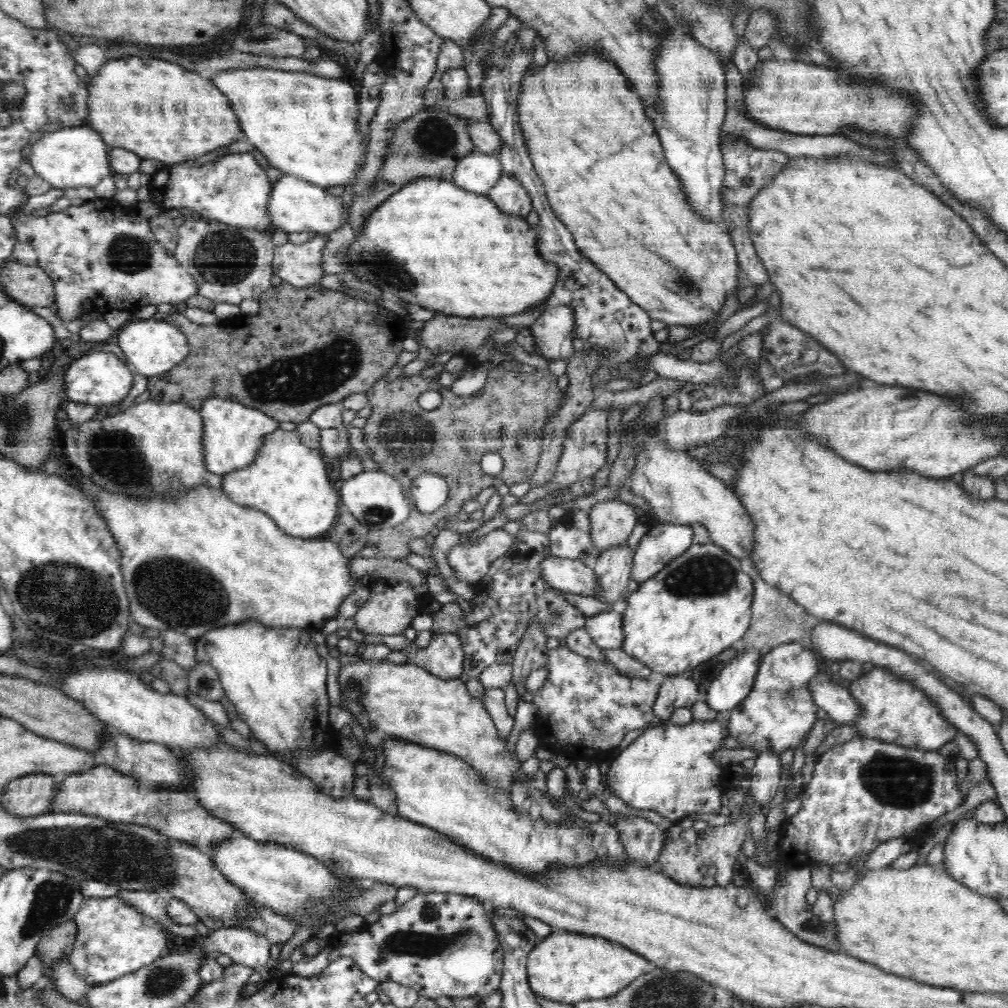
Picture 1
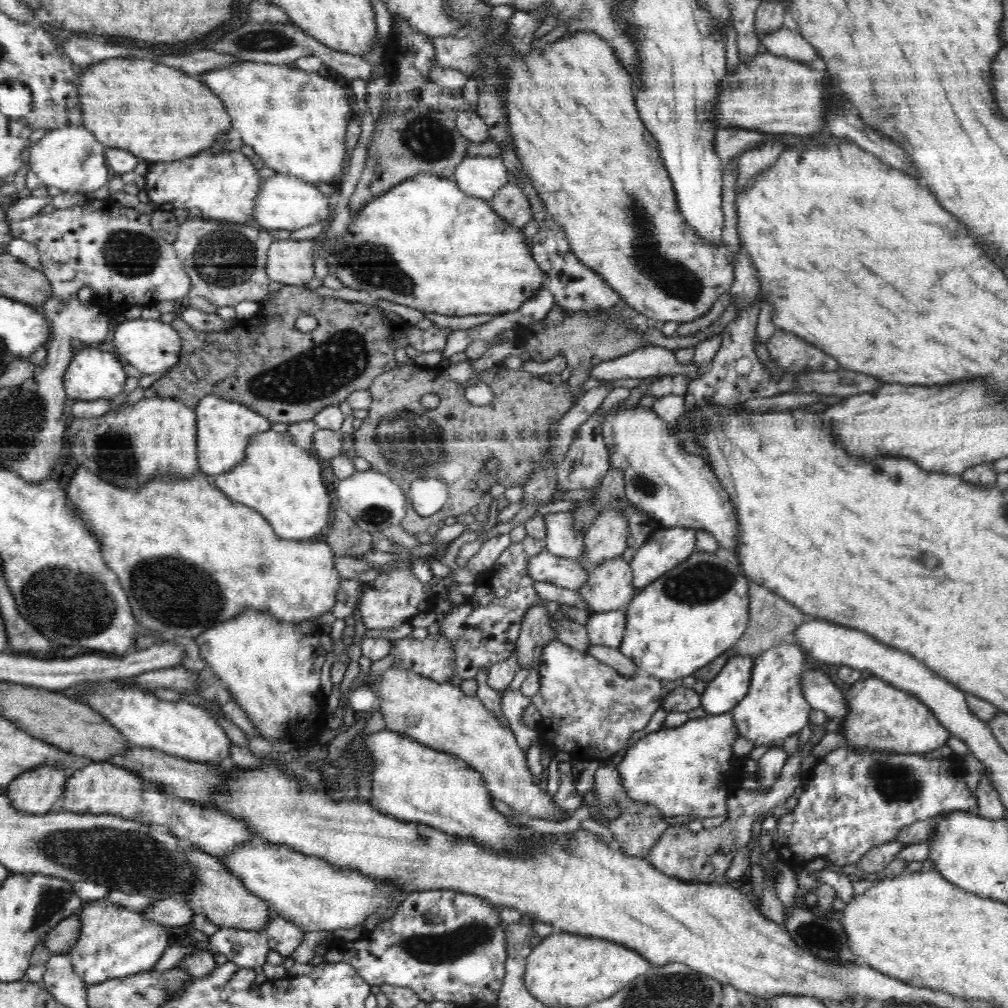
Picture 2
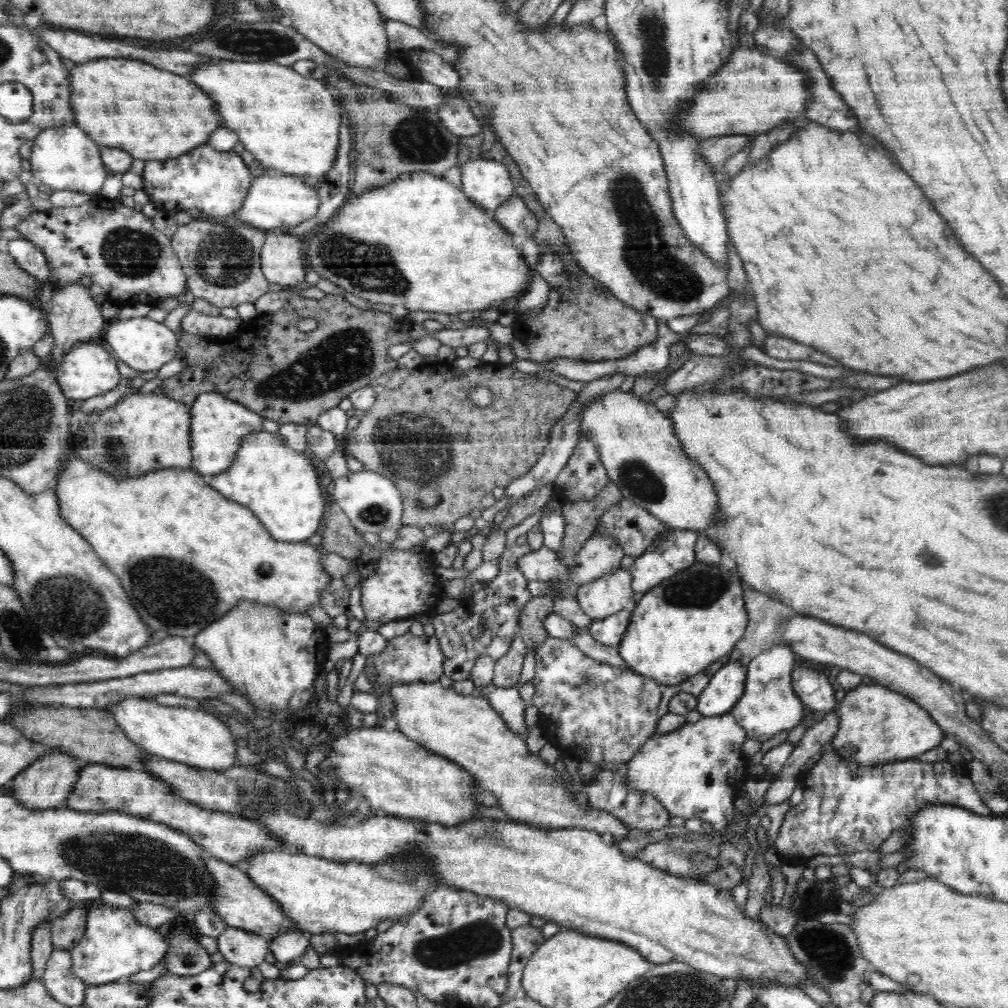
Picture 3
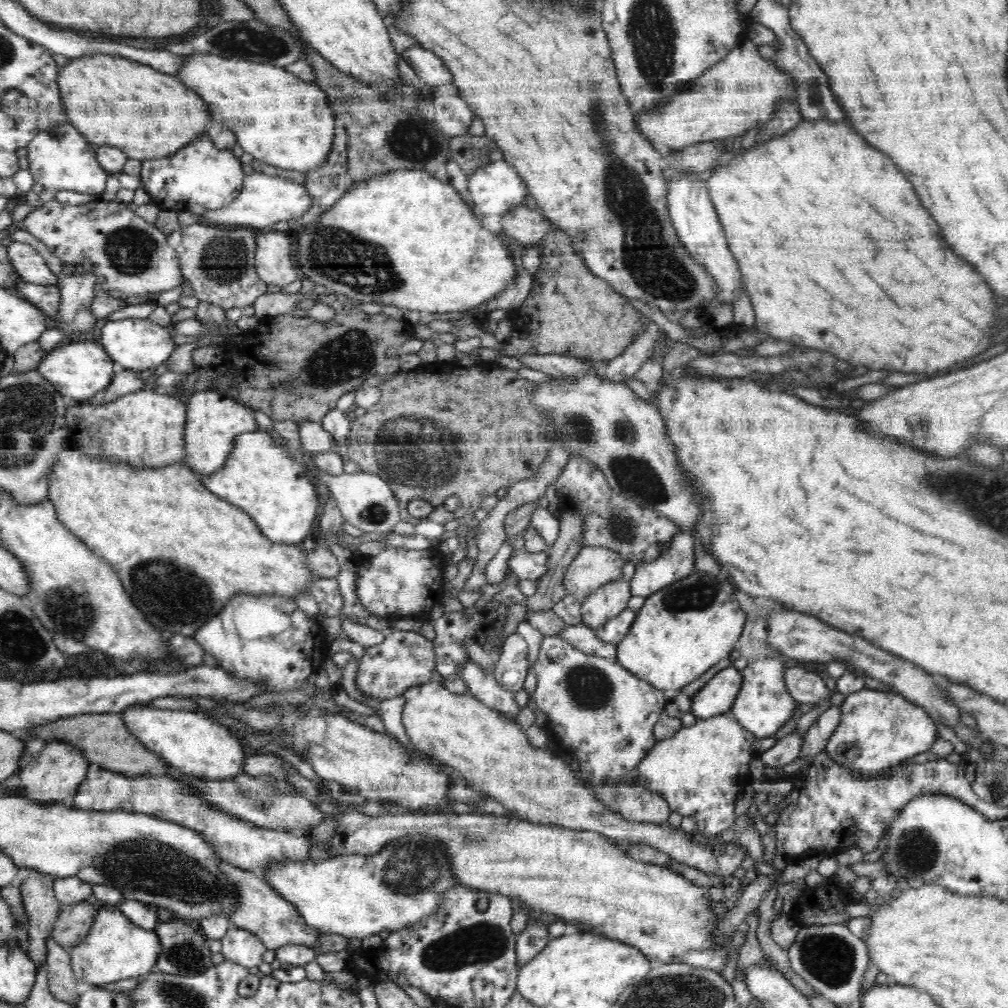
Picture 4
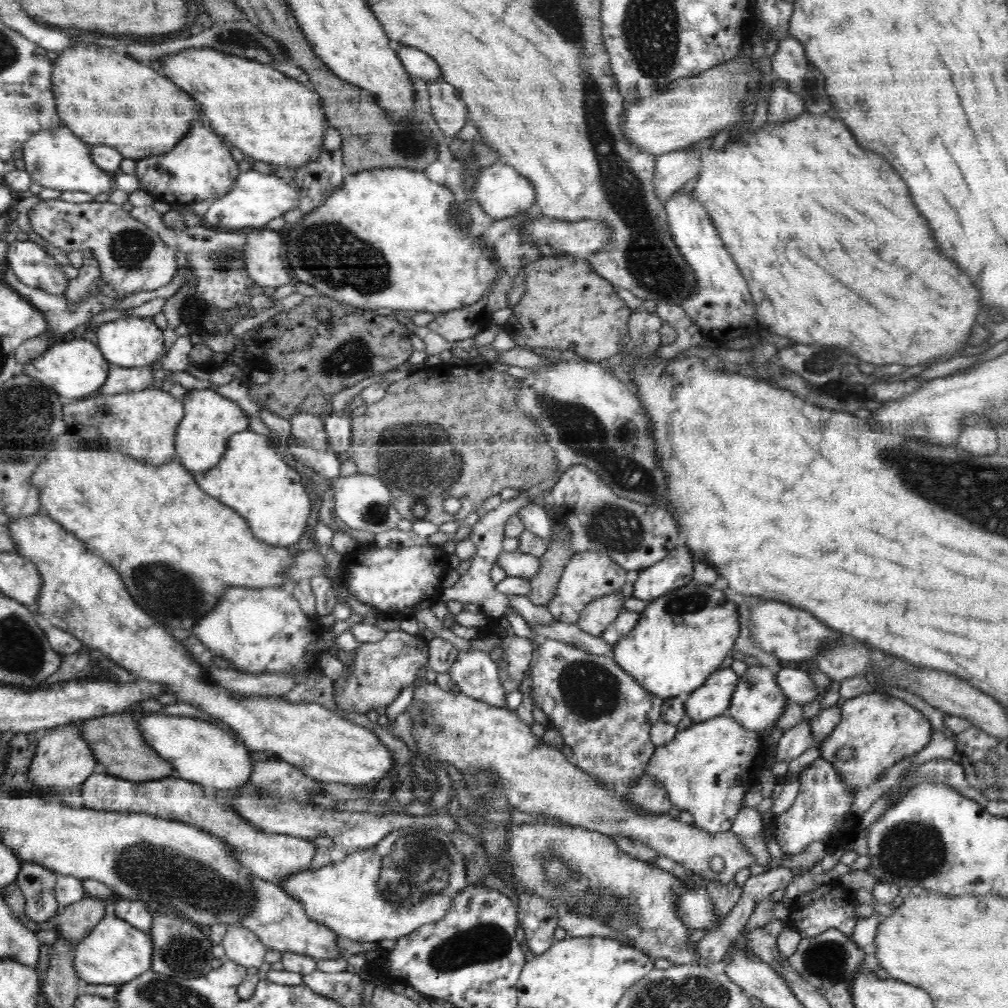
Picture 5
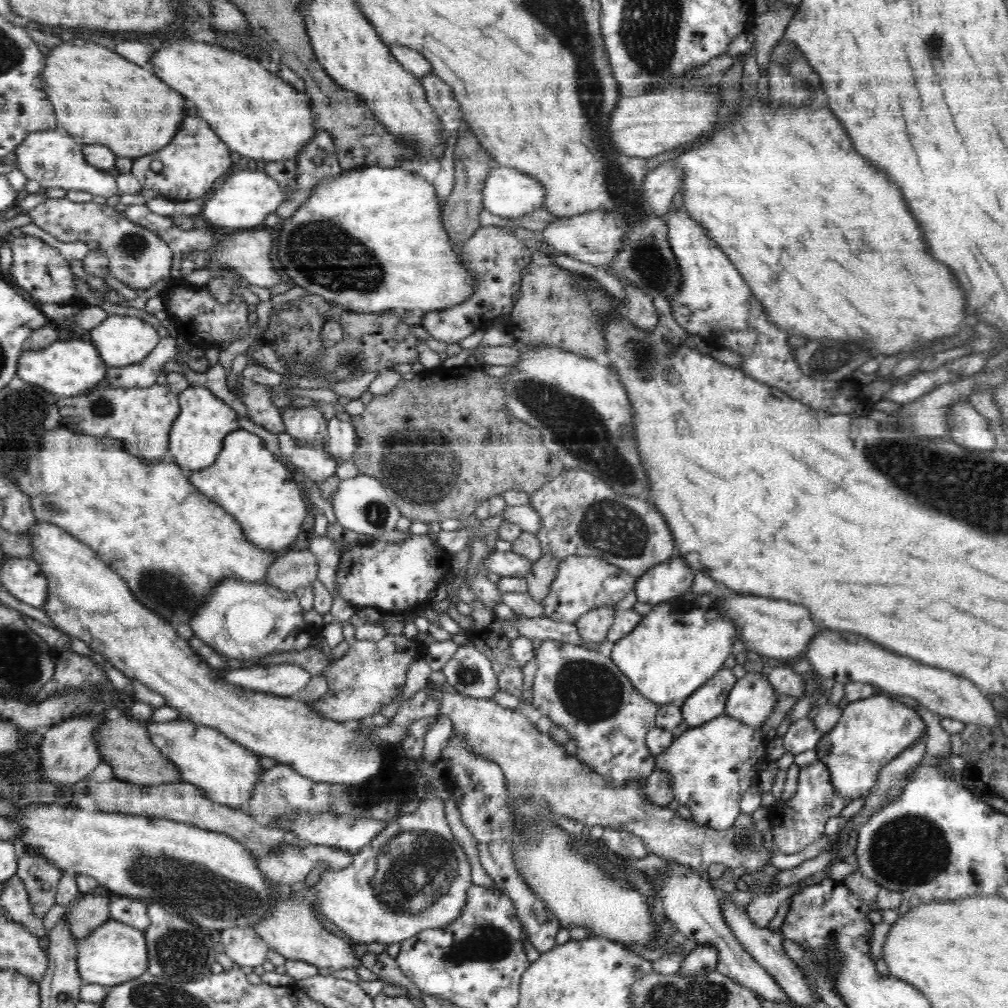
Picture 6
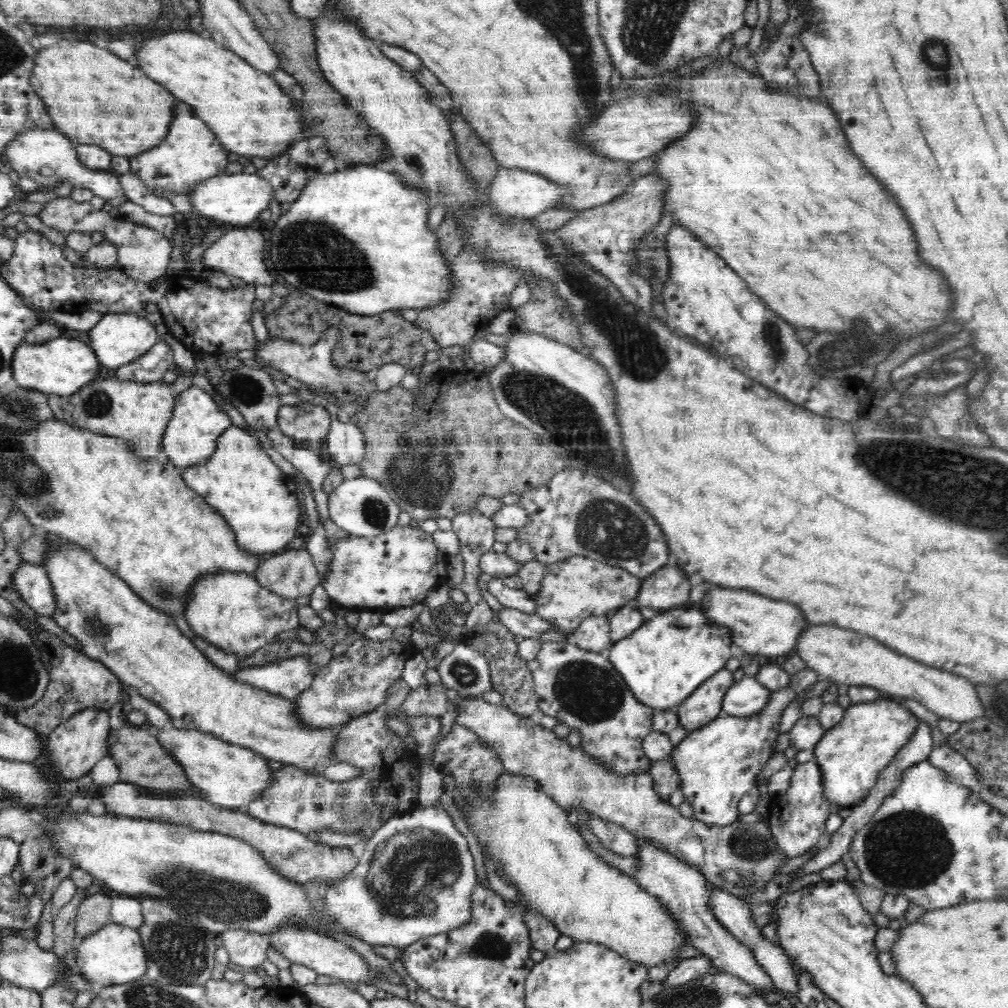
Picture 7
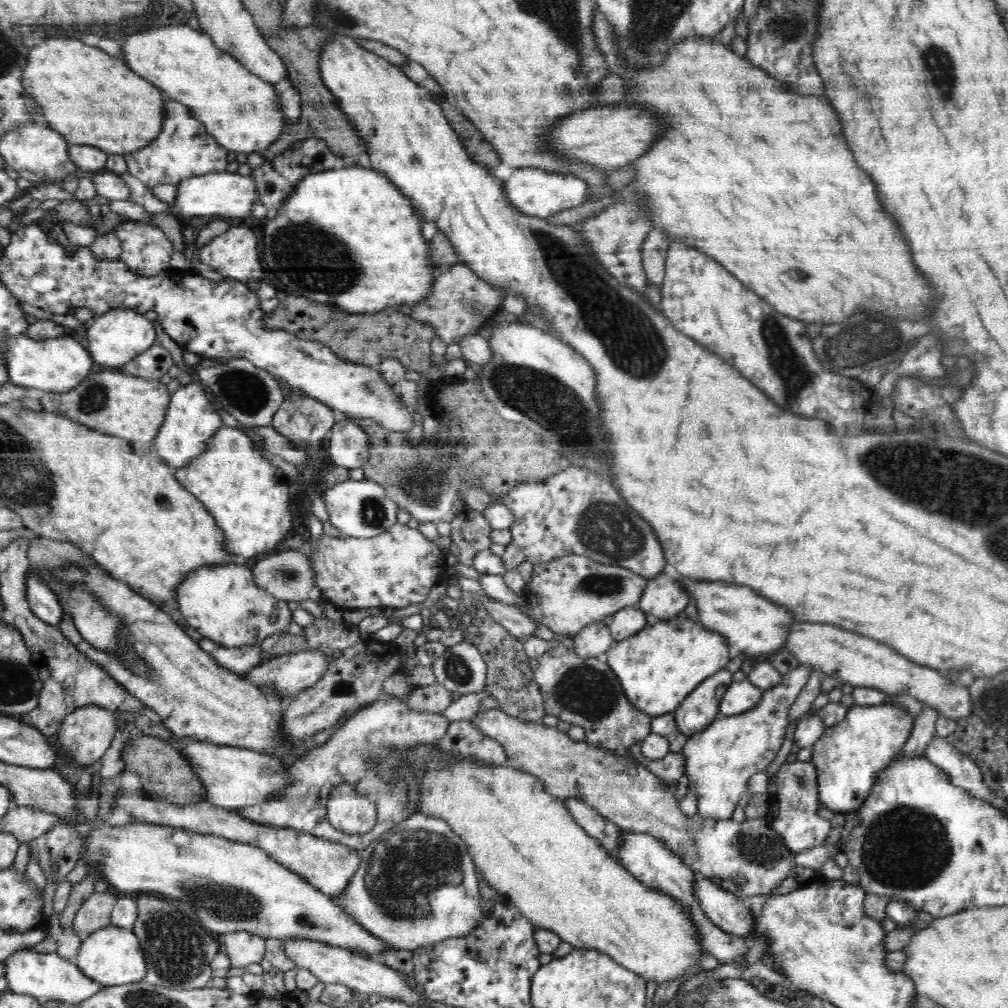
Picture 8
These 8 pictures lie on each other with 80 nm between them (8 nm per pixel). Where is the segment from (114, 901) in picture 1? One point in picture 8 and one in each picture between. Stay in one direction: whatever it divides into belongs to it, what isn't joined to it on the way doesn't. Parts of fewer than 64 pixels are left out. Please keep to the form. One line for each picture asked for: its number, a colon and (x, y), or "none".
2: (114, 942)
3: (115, 945)
4: (115, 948)
5: (115, 952)
6: (115, 952)
7: (114, 955)
8: (112, 955)

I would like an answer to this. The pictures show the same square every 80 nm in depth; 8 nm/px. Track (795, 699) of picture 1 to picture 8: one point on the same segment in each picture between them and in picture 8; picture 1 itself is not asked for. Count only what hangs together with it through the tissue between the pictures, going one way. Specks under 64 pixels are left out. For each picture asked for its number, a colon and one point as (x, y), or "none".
2: (775, 707)
3: (768, 705)
4: (763, 705)
5: (758, 702)
6: (752, 699)
7: (745, 698)
8: (741, 696)

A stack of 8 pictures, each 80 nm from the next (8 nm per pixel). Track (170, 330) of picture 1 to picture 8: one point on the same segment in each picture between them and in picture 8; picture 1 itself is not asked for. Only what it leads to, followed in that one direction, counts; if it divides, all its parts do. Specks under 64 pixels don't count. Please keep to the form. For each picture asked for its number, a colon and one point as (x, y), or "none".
2: (151, 346)
3: (145, 345)
4: (138, 344)
5: (127, 342)
6: (121, 340)
7: (119, 338)
8: (117, 336)

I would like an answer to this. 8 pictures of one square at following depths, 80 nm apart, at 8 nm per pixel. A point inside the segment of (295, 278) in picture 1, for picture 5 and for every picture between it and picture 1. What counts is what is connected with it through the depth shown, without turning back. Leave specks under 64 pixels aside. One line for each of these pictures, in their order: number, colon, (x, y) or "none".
2: (289, 262)
3: (282, 255)
4: (274, 261)
5: (261, 253)

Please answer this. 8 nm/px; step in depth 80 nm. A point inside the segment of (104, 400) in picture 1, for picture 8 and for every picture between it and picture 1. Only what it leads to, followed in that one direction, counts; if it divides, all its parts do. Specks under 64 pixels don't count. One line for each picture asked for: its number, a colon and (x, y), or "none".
2: (93, 374)
3: (85, 371)
4: (78, 369)
5: (76, 368)
6: (67, 368)
7: (61, 366)
8: (58, 364)

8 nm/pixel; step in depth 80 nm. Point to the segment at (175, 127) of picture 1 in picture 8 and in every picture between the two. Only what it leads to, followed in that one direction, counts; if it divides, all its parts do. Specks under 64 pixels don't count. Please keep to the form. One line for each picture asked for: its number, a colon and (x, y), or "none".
2: (158, 114)
3: (152, 114)
4: (113, 101)
5: (105, 98)
6: (108, 100)
7: (69, 76)
8: (93, 99)

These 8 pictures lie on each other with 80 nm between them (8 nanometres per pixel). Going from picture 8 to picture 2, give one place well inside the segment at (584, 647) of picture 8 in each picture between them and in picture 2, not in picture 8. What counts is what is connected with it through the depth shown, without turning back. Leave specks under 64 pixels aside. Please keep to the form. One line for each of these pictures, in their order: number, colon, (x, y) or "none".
2: (610, 587)
3: (612, 593)
4: (610, 600)
5: (594, 619)
6: (593, 626)
7: (592, 635)

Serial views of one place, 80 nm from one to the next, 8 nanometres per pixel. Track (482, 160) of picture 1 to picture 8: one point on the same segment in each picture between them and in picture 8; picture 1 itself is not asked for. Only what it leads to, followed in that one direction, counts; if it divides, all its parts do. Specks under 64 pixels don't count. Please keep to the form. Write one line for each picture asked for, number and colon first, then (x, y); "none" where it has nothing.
2: (480, 176)
3: (487, 182)
4: (496, 188)
5: (501, 191)
6: (507, 192)
7: (518, 193)
8: (532, 191)

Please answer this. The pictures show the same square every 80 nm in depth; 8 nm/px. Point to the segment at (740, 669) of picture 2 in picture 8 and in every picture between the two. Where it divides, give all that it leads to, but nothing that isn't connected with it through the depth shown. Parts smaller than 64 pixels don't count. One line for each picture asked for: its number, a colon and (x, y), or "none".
3: (725, 687)
4: (717, 696)
5: (711, 699)
6: (707, 702)
7: (704, 704)
8: (701, 706)

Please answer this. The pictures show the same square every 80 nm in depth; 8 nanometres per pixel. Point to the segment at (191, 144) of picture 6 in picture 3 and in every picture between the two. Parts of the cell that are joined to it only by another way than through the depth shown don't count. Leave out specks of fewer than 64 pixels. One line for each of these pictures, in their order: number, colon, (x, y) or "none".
3: (215, 181)
4: (199, 173)
5: (200, 166)

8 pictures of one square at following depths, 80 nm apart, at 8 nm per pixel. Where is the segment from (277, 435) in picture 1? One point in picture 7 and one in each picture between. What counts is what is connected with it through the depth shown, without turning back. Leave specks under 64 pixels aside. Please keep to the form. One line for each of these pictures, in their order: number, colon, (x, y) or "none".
2: (280, 480)
3: (280, 485)
4: (258, 477)
5: (251, 478)
6: (246, 480)
7: (259, 499)

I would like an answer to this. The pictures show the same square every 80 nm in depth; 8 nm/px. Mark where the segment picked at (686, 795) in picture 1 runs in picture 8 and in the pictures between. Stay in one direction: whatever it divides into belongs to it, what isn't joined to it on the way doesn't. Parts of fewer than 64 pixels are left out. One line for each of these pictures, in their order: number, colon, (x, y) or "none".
2: (680, 770)
3: (691, 771)
4: (700, 771)
5: (707, 768)
6: (711, 765)
7: (717, 764)
8: (719, 760)

